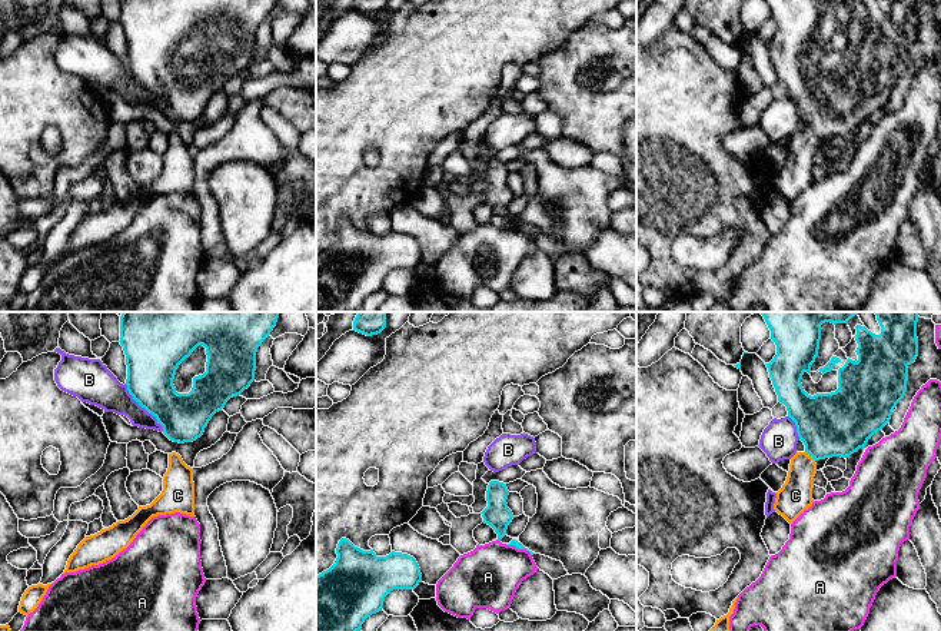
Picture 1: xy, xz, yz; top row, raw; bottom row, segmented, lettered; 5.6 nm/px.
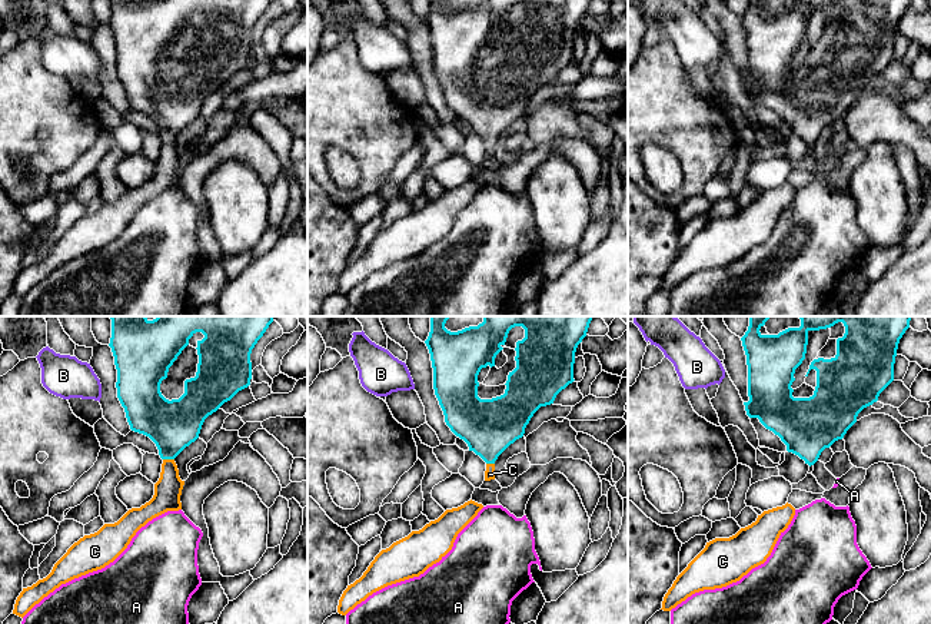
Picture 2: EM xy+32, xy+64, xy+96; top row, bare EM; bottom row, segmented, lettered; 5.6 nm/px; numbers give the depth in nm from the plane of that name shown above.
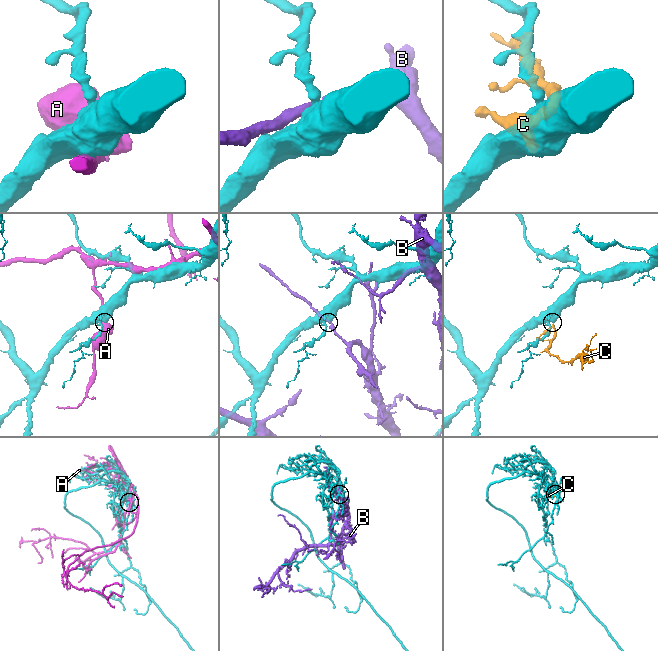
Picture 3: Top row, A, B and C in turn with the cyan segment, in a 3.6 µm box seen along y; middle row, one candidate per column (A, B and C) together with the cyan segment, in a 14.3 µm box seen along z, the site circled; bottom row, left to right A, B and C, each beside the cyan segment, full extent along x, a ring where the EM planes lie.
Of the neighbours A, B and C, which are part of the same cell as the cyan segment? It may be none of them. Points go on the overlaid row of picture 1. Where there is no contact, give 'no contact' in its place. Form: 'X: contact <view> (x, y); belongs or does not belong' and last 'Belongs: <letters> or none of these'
A: contact xz (519, 548); does not belong
B: contact xy (143, 407); does not belong
C: contact yz (811, 455); belongs
Belongs: C

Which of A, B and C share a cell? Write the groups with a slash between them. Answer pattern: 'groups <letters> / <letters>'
groups A / B / C

